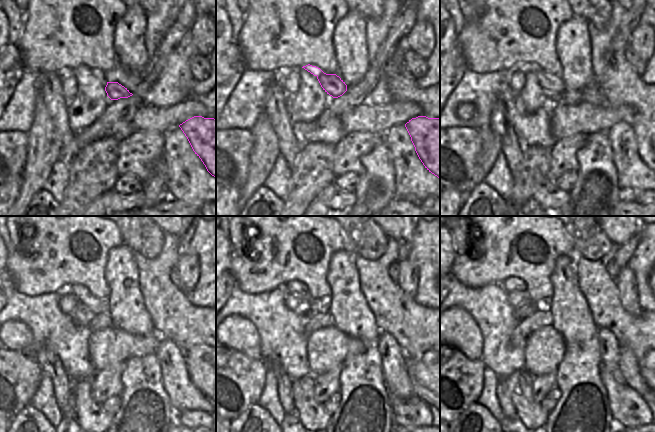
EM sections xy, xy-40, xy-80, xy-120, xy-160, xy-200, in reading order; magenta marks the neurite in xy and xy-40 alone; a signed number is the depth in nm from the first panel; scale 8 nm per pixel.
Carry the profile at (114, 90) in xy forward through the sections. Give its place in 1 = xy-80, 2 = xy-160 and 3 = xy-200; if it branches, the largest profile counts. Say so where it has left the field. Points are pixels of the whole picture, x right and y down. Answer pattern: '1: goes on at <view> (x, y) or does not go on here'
1: goes on at xy-80 (552, 84)
2: goes on at xy-160 (294, 286)
3: goes on at xy-200 (511, 284)

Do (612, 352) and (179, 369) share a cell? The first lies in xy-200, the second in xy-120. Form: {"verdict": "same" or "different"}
{"verdict": "same"}

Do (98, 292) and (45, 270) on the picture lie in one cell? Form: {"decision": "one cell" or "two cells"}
{"decision": "one cell"}

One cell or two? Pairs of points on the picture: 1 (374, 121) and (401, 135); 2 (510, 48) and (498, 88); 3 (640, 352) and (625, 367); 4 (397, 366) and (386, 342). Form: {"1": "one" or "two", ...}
{"1": "two", "2": "two", "3": "two", "4": "one"}

